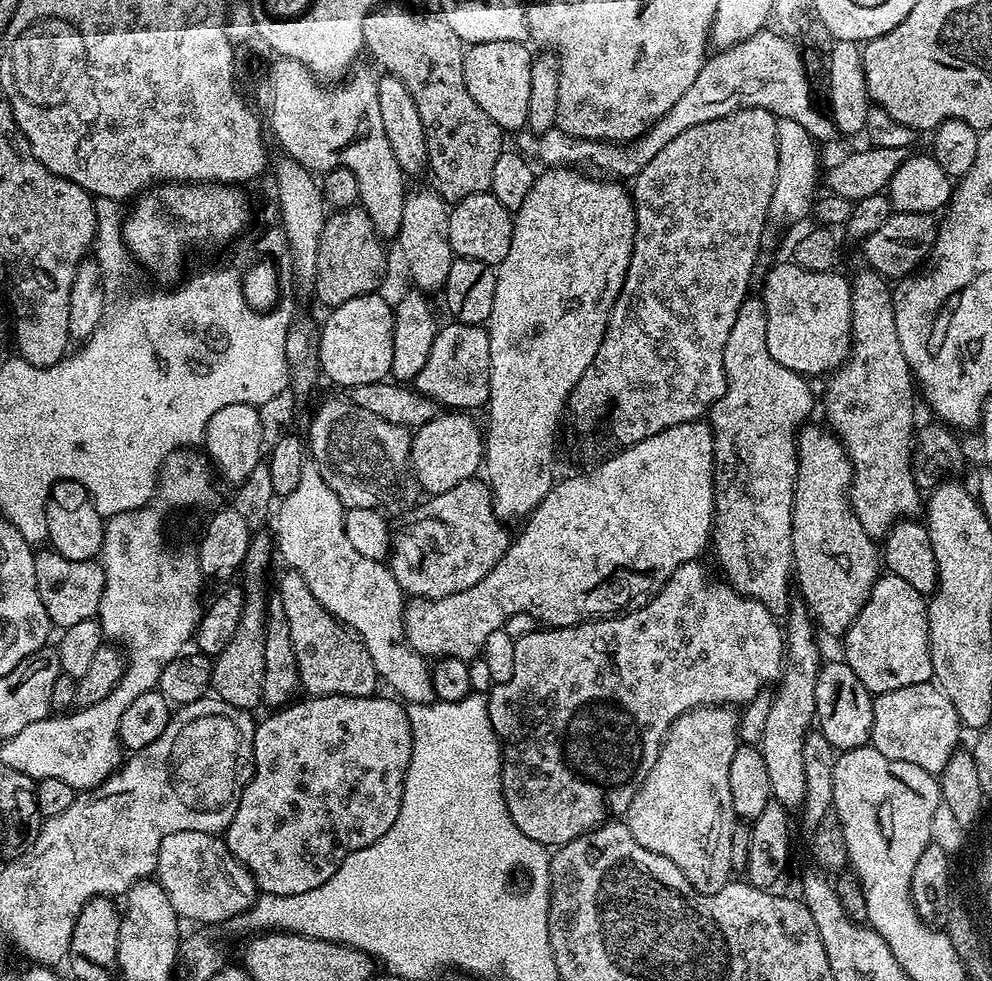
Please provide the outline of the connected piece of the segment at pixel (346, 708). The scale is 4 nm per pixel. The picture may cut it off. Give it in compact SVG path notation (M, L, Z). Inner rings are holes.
M380 695L300 698L273 711L268 714L272 716L266 717L264 721L261 719L257 723L254 734L254 766L256 769L250 782L245 786L244 793L240 796L236 816L228 823L226 843L237 862L252 875L252 880L261 893L269 892L279 896L303 894L305 890L314 890L314 886L322 886L322 882L326 882L326 878L330 878L330 874L334 874L334 870L342 866L342 862L351 852L362 850L378 842L378 838L382 838L382 834L386 834L386 830L394 826L394 818L398 818L398 810L402 806L406 770L410 766L412 731L408 721L407 707L395 699L387 700L386 697Z

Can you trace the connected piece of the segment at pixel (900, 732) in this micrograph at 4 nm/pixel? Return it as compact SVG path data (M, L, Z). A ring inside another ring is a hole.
M935 683L906 686L902 690L881 692L872 701L871 747L886 758L922 766L922 770L938 774L950 762L952 753L961 747L962 725L954 710L954 702L946 698Z

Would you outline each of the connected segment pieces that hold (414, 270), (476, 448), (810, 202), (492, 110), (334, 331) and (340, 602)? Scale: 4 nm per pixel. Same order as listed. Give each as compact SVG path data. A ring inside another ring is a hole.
M435 187L416 188L405 191L404 205L402 206L402 226L398 243L400 243L400 256L408 263L408 276L413 280L415 287L425 294L439 293L446 282L446 274L450 274L450 266L454 253L450 246L450 218L448 217L450 205L447 200L440 197Z
M444 410L430 422L415 429L410 472L425 488L425 493L437 496L446 490L454 490L458 482L473 479L481 471L484 463L484 432L472 416L475 415L464 410Z
M779 119L776 124L776 170L774 192L770 198L770 209L767 210L768 222L764 228L761 243L768 246L772 243L780 224L796 222L811 215L816 200L816 174L818 172L818 148L808 131L791 122L790 119Z
M482 42L471 45L464 53L464 69L466 70L466 90L470 90L470 98L490 114L490 118L502 130L508 128L524 128L528 123L530 110L530 70L533 53L528 53L529 45L524 42Z
M379 291L350 298L327 313L328 317L320 324L320 371L344 390L362 386L365 382L378 382L389 379L394 358L394 308L380 297Z
M305 459L302 466L302 482L298 482L298 490L283 497L279 504L275 509L276 528L274 527L274 544L278 549L279 559L281 556L291 571L302 574L302 578L306 578L306 586L310 586L310 594L314 594L314 598L322 602L324 609L334 619L340 621L349 632L364 643L374 662L377 677L383 683L385 680L405 705L433 703L436 695L429 661L422 653L413 650L404 633L406 593L398 586L387 563L365 558L363 554L358 554L358 550L354 550L354 546L350 546L350 538L346 538L344 525L346 505L340 501L338 494L334 494L334 490L330 490L330 486L326 486L315 460Z

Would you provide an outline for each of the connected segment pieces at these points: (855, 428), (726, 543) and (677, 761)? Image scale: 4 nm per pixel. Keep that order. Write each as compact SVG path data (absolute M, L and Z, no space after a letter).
M863 270L855 277L851 277L852 286L852 339L850 341L850 351L847 360L827 377L828 389L824 392L824 416L827 427L835 432L839 440L844 444L844 449L848 451L848 457L852 463L852 488L848 492L848 501L852 503L852 509L858 522L862 524L862 530L870 537L883 538L888 535L892 526L905 518L912 518L917 515L916 511L921 511L922 496L920 500L920 488L916 485L918 479L917 473L914 471L914 427L912 428L912 411L915 410L916 404L912 401L912 388L914 392L914 377L906 362L906 356L902 354L902 344L898 342L898 326L894 318L894 295L893 289L890 287L889 281L879 273L871 270Z
M749 295L742 302L742 306L738 310L738 318L734 318L734 326L730 326L730 338L726 338L726 350L724 351L724 373L726 374L726 390L722 394L722 398L718 398L718 402L714 402L710 411L707 413L707 423L712 425L712 441L714 442L714 454L712 455L712 485L714 486L714 502L716 503L716 514L714 523L712 525L712 539L710 541L711 547L716 547L716 560L720 563L720 568L723 579L732 585L732 589L736 592L741 592L744 596L750 597L751 600L757 600L766 606L773 614L784 614L789 611L790 599L788 600L788 584L790 588L790 581L794 576L794 569L792 566L792 511L794 510L794 486L796 485L796 471L798 470L798 462L796 461L796 438L802 425L809 419L808 416L812 412L812 388L805 377L799 376L794 370L786 370L786 366L782 366L778 362L774 362L774 358L770 358L770 346L766 346L766 306L763 299L759 295Z
M728 706L691 708L678 717L626 813L626 823L630 834L634 834L634 842L646 846L646 850L654 850L654 854L662 854L662 858L670 858L670 862L682 870L690 886L702 894L718 894L722 886L730 883L734 872L730 862L730 838L732 825L737 823L738 817L730 798L730 762L738 746L739 727L739 715Z

